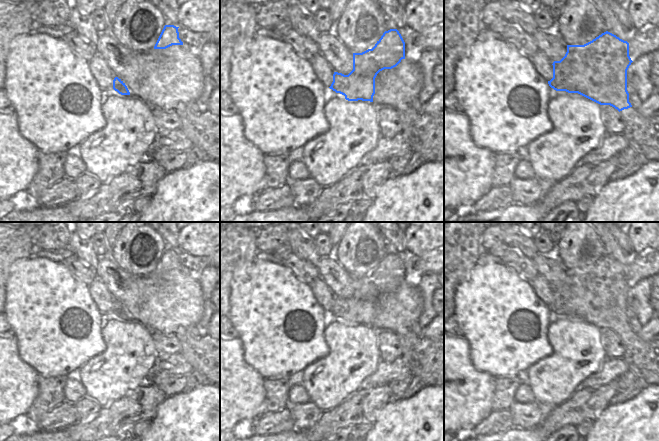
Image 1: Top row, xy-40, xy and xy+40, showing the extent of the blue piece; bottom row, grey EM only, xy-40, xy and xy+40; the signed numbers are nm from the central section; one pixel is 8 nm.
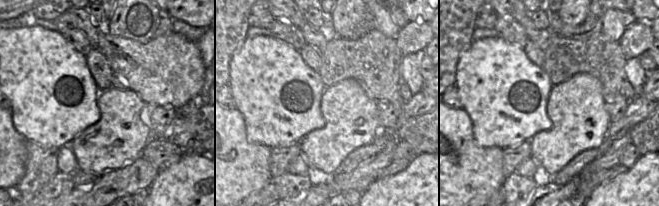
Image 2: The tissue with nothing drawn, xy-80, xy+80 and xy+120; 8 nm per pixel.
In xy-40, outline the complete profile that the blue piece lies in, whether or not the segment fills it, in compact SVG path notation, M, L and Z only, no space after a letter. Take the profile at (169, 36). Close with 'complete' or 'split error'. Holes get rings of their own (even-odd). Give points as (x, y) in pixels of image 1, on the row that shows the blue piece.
M165 25L154 49L166 49L172 45L183 45L183 42L179 38L178 28L174 25Z | complete

